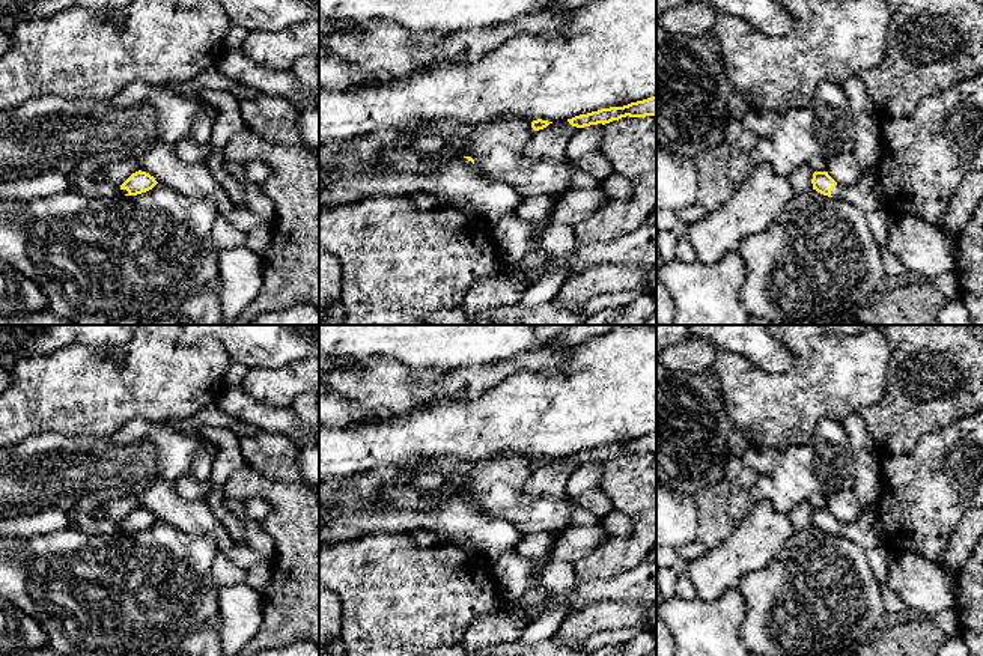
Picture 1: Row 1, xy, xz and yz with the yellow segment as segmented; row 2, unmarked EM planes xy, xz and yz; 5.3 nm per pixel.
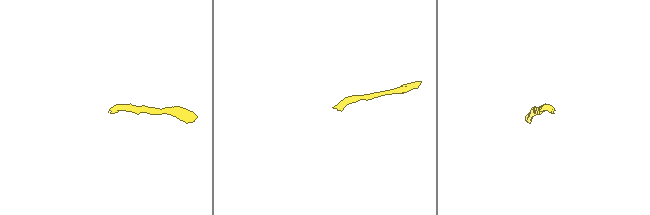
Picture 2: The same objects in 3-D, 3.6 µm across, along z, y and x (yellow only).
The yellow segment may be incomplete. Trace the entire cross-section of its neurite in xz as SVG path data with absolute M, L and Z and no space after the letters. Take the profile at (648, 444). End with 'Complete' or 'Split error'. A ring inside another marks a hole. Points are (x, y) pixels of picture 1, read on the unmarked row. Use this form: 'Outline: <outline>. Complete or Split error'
Outline: M656 433L637 438L637 439L631 439L623 444L601 445L598 448L580 451L572 456L568 456L568 459L572 463L584 465L584 463L598 462L598 460L605 462L605 460L619 457L626 453L629 454L656 453Z. Complete

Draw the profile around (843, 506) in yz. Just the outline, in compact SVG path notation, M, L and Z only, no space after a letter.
M854 490L826 495L826 509L843 525L852 524L863 510Z

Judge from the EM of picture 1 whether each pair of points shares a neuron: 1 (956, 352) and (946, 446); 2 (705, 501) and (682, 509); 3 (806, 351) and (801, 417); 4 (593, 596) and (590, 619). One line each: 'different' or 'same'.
1: different
2: different
3: same
4: different

